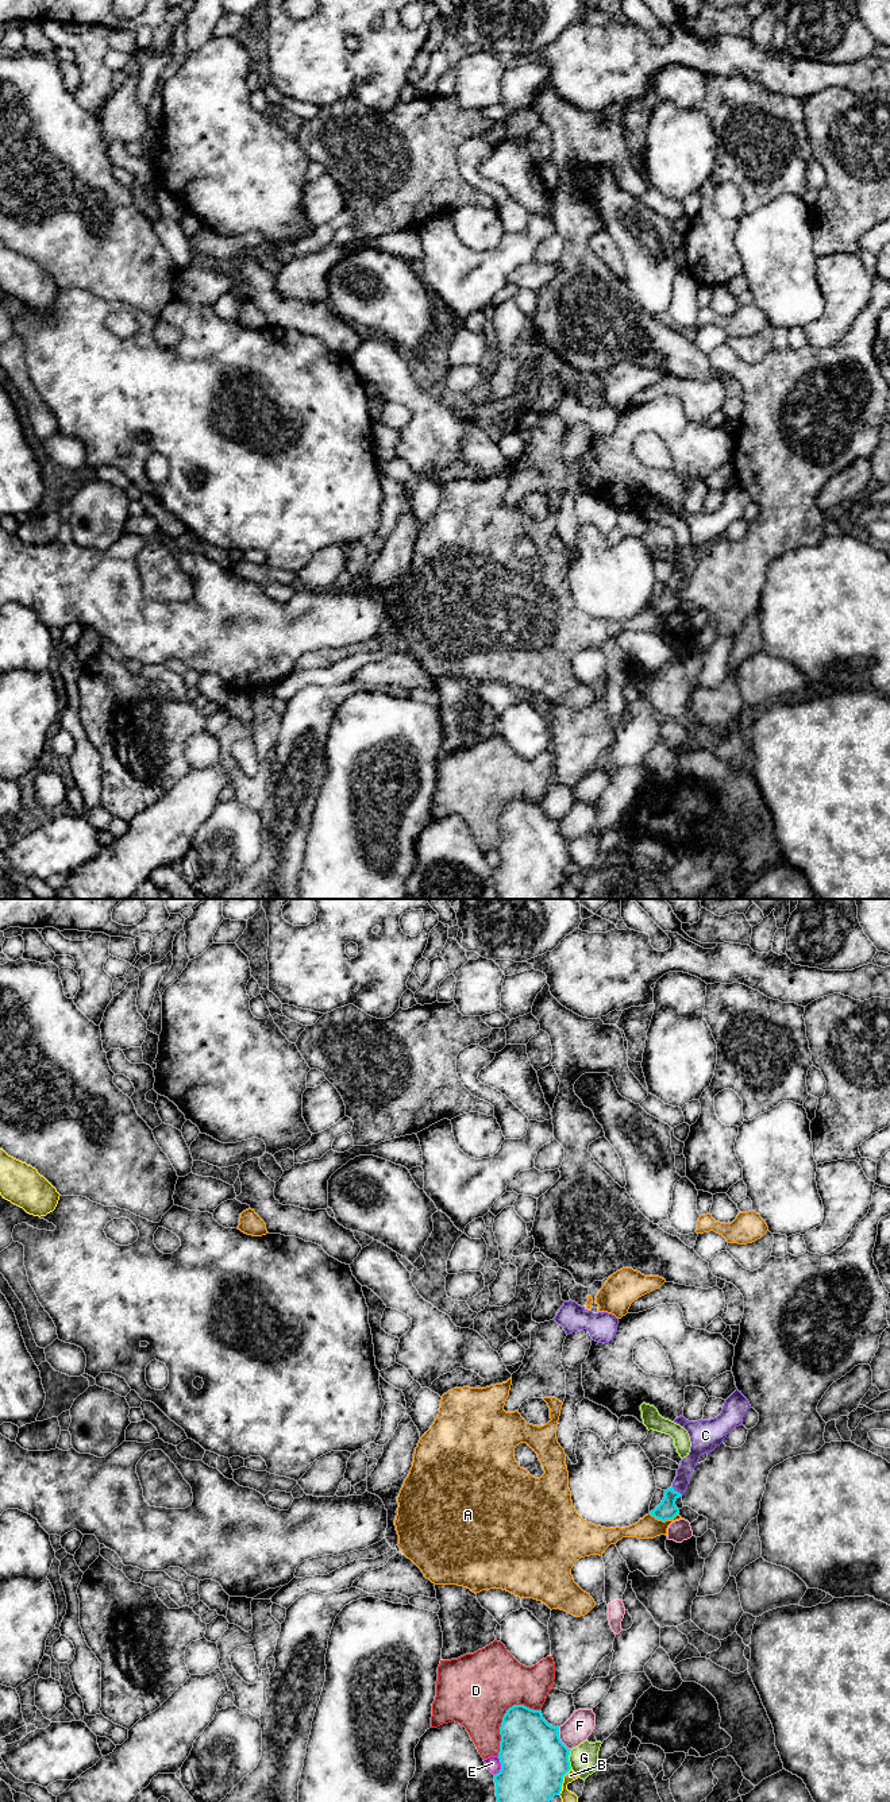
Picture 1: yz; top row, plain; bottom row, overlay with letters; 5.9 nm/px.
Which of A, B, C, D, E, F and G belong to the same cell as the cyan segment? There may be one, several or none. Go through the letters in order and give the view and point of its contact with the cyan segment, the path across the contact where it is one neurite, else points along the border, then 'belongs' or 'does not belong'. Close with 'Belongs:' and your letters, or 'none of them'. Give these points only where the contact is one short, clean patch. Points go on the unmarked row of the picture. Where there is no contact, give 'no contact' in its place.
A: contact yz (663, 613); does not belong
B: contact yz (562, 875); does not belong
C: contact yz (677, 585); way yz (667, 602), (669, 593), (677, 585), (688, 556); belongs
D: contact yz (504, 809); does not belong
E: contact yz (501, 859); does not belong
F: contact yz (559, 832); does not belong
G: contact yz (567, 852); does not belong
Belongs: C

